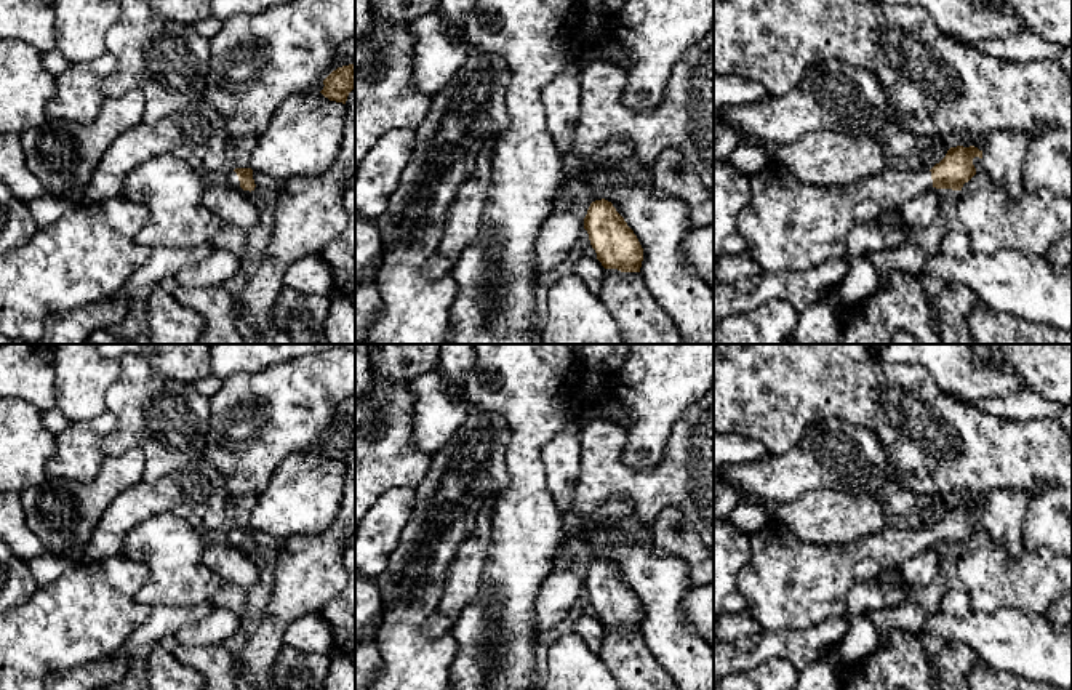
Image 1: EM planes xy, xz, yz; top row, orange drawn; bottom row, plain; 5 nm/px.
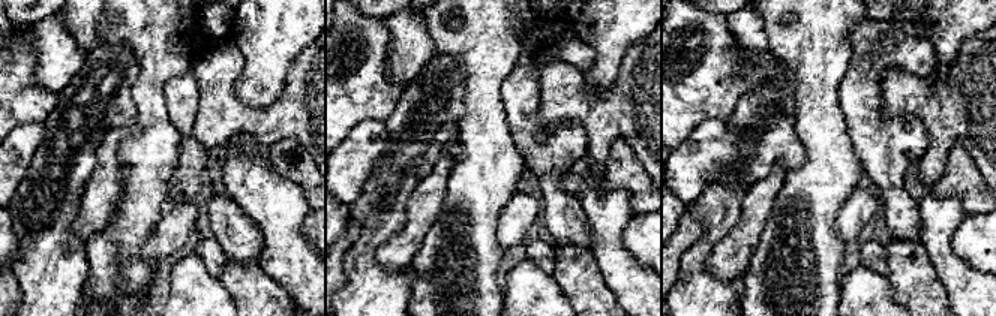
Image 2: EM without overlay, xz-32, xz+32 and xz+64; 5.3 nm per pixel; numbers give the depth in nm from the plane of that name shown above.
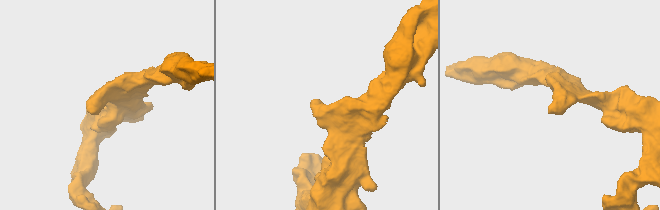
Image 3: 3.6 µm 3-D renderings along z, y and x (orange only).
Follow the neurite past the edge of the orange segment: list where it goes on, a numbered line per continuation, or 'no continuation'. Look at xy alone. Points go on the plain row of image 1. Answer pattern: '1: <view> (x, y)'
1: xy (232, 540)

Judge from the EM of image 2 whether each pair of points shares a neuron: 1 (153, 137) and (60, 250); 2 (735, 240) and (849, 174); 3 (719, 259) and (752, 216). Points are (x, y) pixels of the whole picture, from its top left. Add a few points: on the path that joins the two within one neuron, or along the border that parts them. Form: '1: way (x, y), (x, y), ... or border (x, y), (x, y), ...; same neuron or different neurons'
1: border (84, 240), (89, 274); different neurons
2: border (779, 189), (752, 255); different neurons
3: way (729, 249), (749, 226); same neuron

